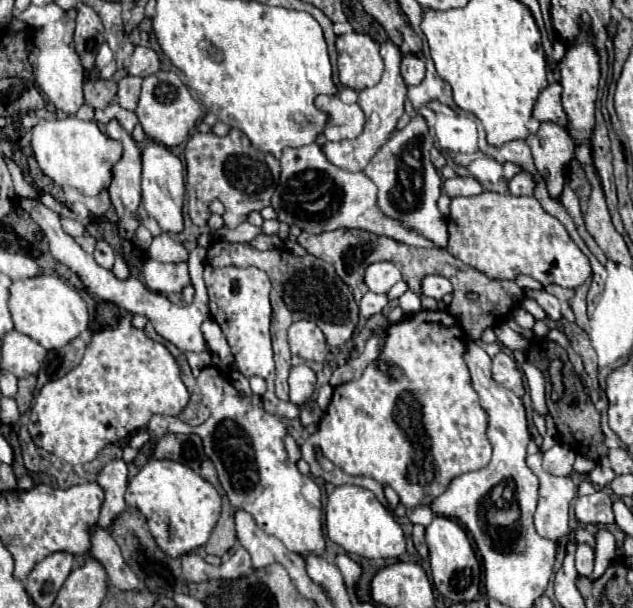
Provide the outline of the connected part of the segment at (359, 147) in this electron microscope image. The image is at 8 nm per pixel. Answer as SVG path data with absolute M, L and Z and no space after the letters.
M385 41L381 45L381 57L383 57L383 63L385 63L385 71L383 71L381 81L375 87L363 89L359 93L359 107L363 109L363 113L367 117L363 133L359 137L355 137L355 139L325 141L325 145L321 147L325 157L333 165L337 165L339 169L345 169L345 171L361 171L361 169L365 169L365 165L371 161L373 153L377 153L377 149L391 137L399 117L403 115L403 103L405 103L405 95L407 95L407 85L403 83L401 73L399 73L401 53L399 53L399 49L391 41Z

